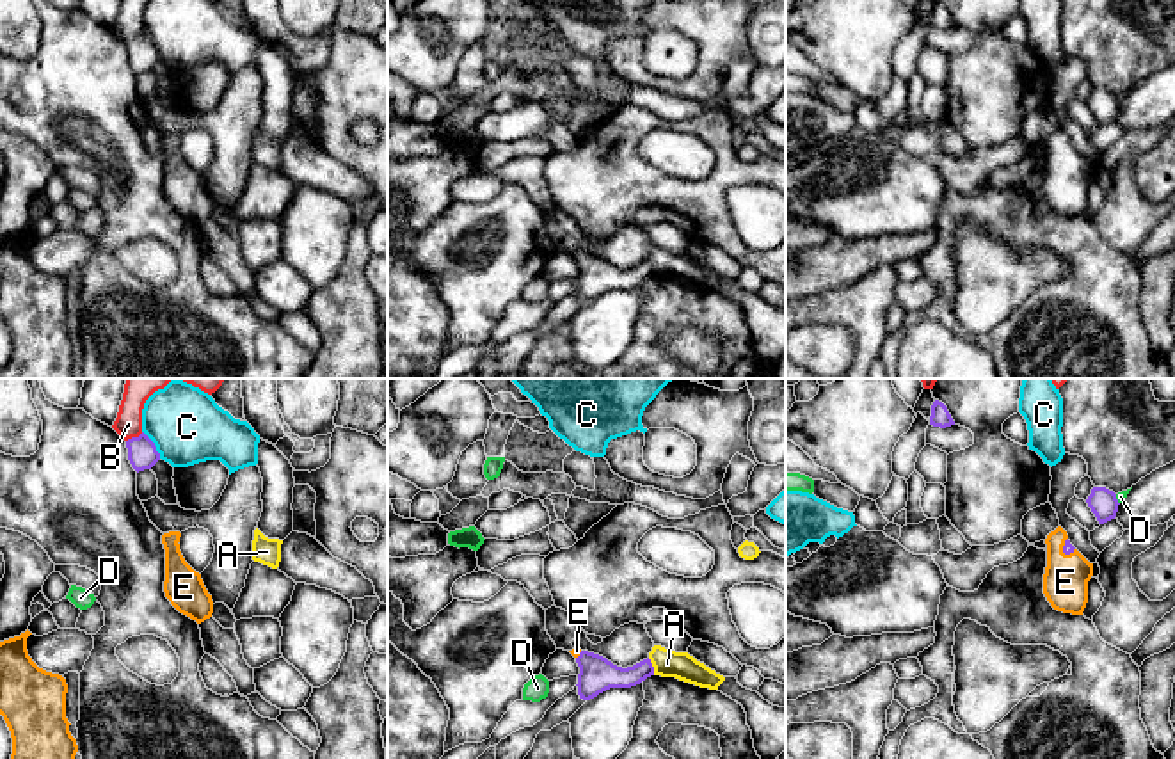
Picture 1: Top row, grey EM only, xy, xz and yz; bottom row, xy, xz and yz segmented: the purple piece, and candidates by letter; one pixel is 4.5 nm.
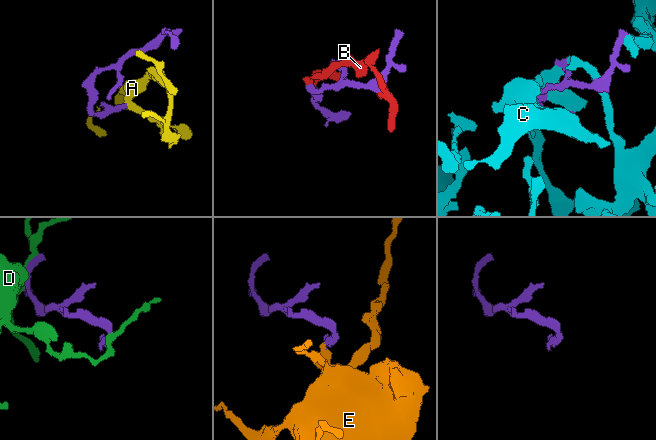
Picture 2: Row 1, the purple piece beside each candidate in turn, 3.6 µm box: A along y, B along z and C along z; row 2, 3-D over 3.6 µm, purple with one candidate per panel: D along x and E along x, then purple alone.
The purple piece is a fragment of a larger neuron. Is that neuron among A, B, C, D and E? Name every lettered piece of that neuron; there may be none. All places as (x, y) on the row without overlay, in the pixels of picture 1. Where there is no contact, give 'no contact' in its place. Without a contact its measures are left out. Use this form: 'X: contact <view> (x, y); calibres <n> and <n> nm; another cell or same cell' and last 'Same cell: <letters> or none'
A: contact xz (653, 269); calibres 150 and 130 nm; another cell
B: contact xy (134, 39); calibres 130 and 130 nm; another cell
C: contact xy (153, 47); calibres 130 and 300 nm; another cell
D: contact yz (1117, 102); calibres 130 and 50 nm; another cell
E: contact yz (1063, 148); calibres 50 and 200 nm; same cell
Same cell: E

